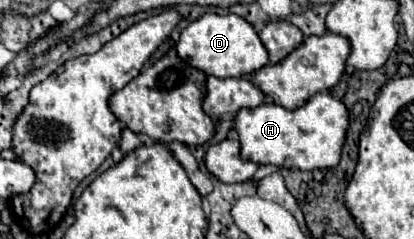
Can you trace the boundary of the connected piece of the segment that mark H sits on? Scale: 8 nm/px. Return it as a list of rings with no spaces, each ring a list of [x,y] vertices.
[[[329,92],[315,94],[305,106],[285,110],[277,104],[261,104],[253,110],[239,110],[235,116],[235,130],[241,140],[241,158],[257,164],[275,164],[281,168],[323,170],[335,168],[347,138],[349,110]]]

